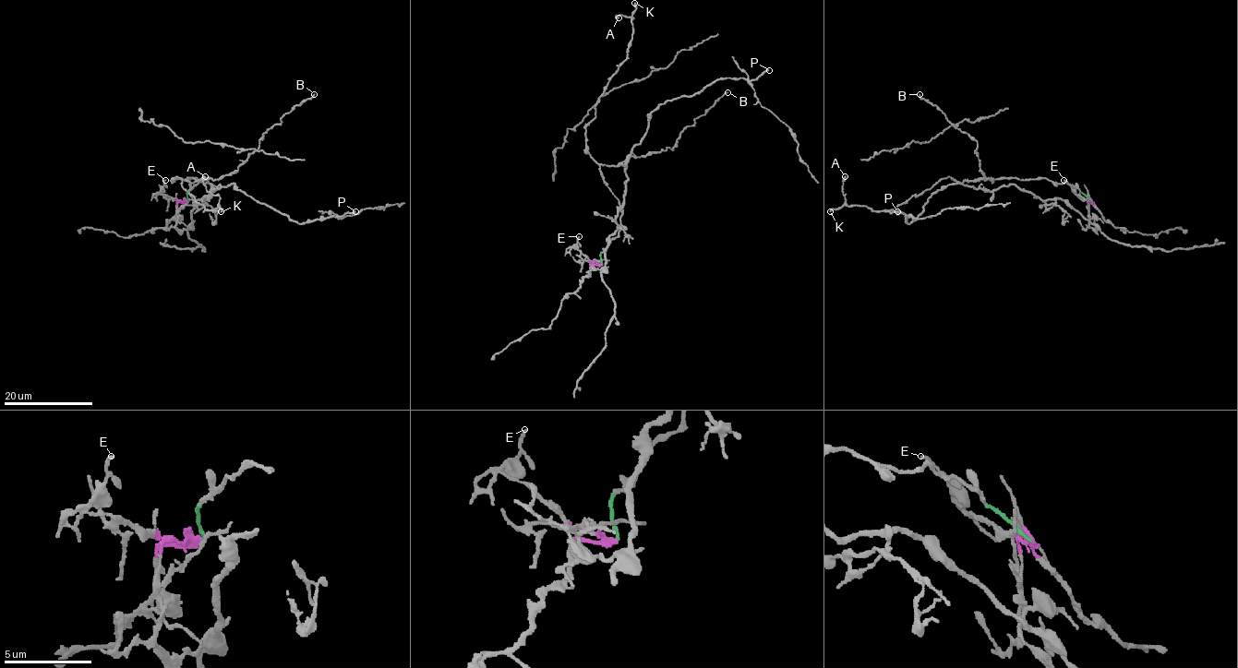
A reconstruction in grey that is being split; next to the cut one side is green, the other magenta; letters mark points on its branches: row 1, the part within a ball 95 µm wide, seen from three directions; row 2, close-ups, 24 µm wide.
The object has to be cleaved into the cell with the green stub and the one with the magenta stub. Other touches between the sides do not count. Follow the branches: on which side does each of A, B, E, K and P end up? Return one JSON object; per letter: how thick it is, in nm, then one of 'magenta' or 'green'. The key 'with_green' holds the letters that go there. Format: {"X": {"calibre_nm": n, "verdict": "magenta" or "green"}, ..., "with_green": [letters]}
{"A": {"calibre_nm": 480, "verdict": "green"}, "B": {"calibre_nm": 240, "verdict": "green"}, "E": {"calibre_nm": 180, "verdict": "magenta"}, "K": {"calibre_nm": 320, "verdict": "green"}, "P": {"calibre_nm": 300, "verdict": "magenta"}, "with_green": ["A", "B", "K"]}

